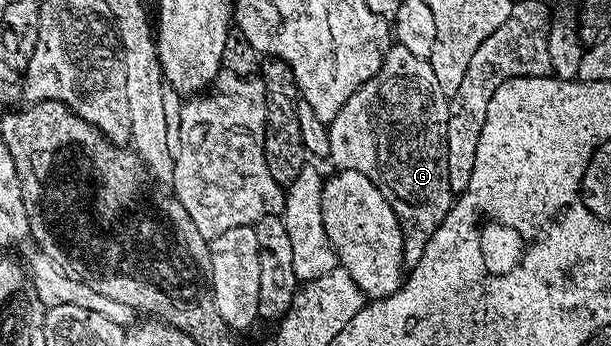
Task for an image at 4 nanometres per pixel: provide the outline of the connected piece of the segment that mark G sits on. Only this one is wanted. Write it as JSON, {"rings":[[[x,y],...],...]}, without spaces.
{"rings":[[[392,44],[381,67],[373,78],[365,81],[343,104],[341,111],[327,125],[330,136],[328,158],[337,171],[353,169],[372,180],[400,221],[404,247],[407,250],[426,248],[430,236],[452,211],[454,195],[448,183],[446,164],[446,128],[450,99],[438,88],[434,68],[427,58],[414,56],[407,48]]]}

